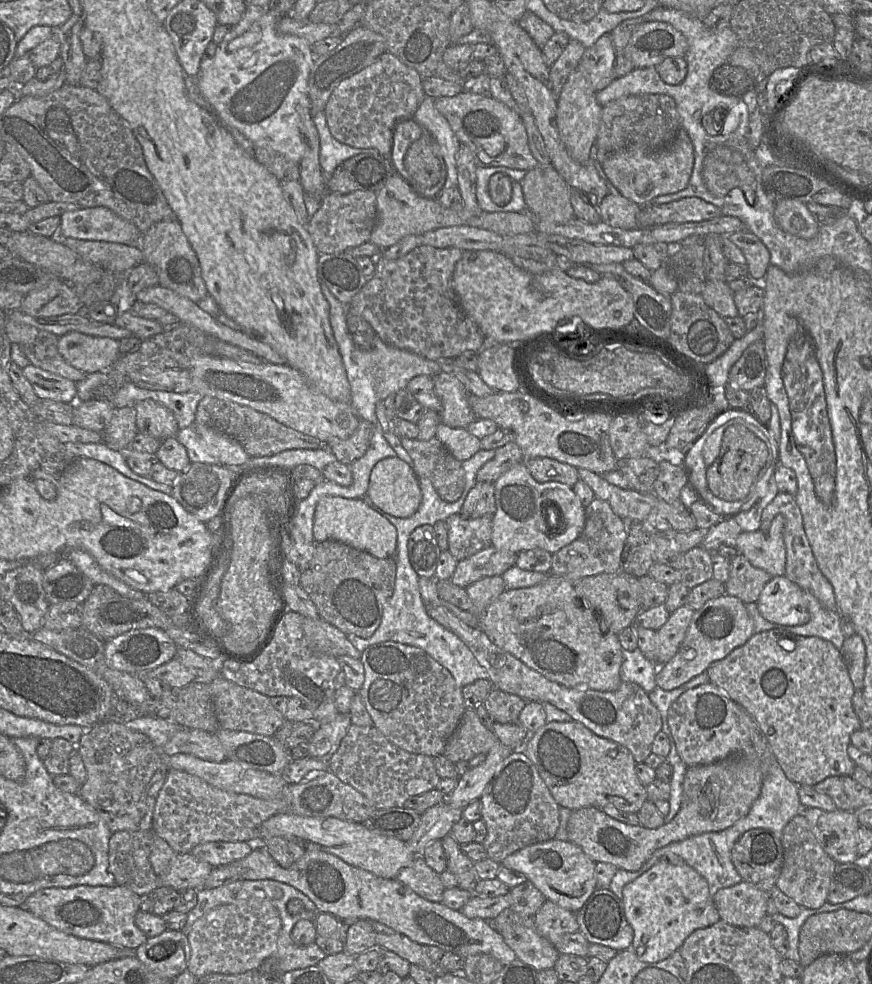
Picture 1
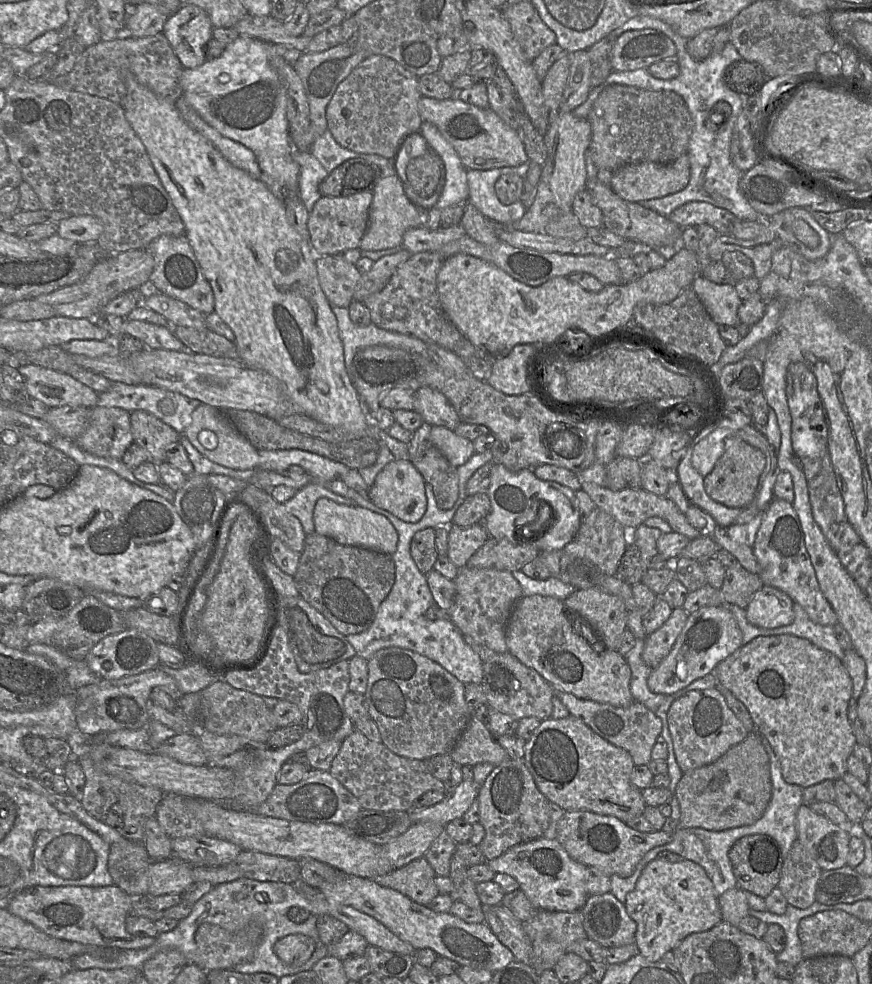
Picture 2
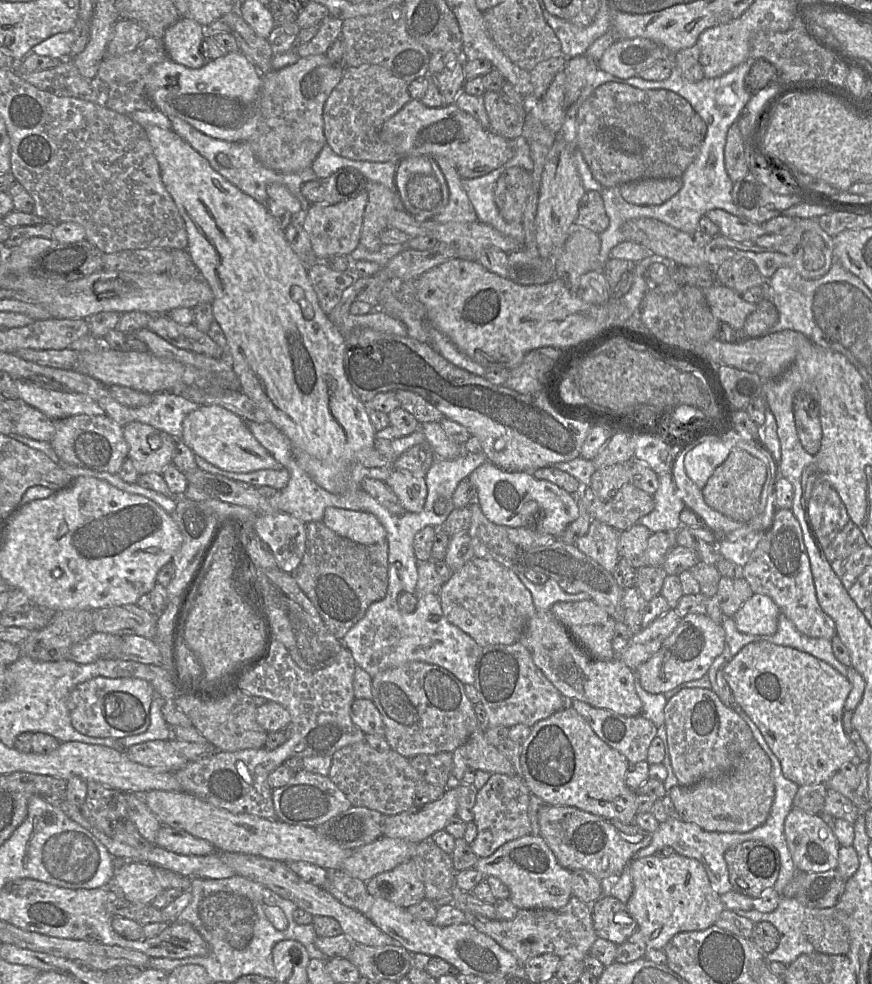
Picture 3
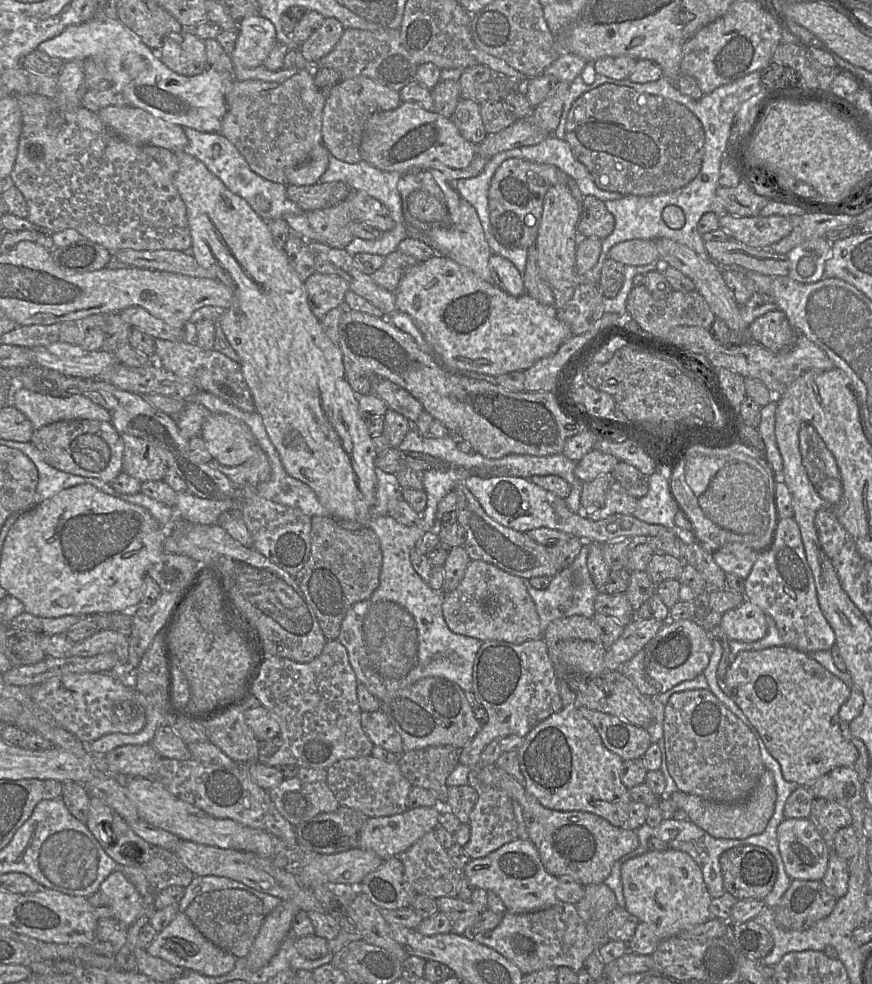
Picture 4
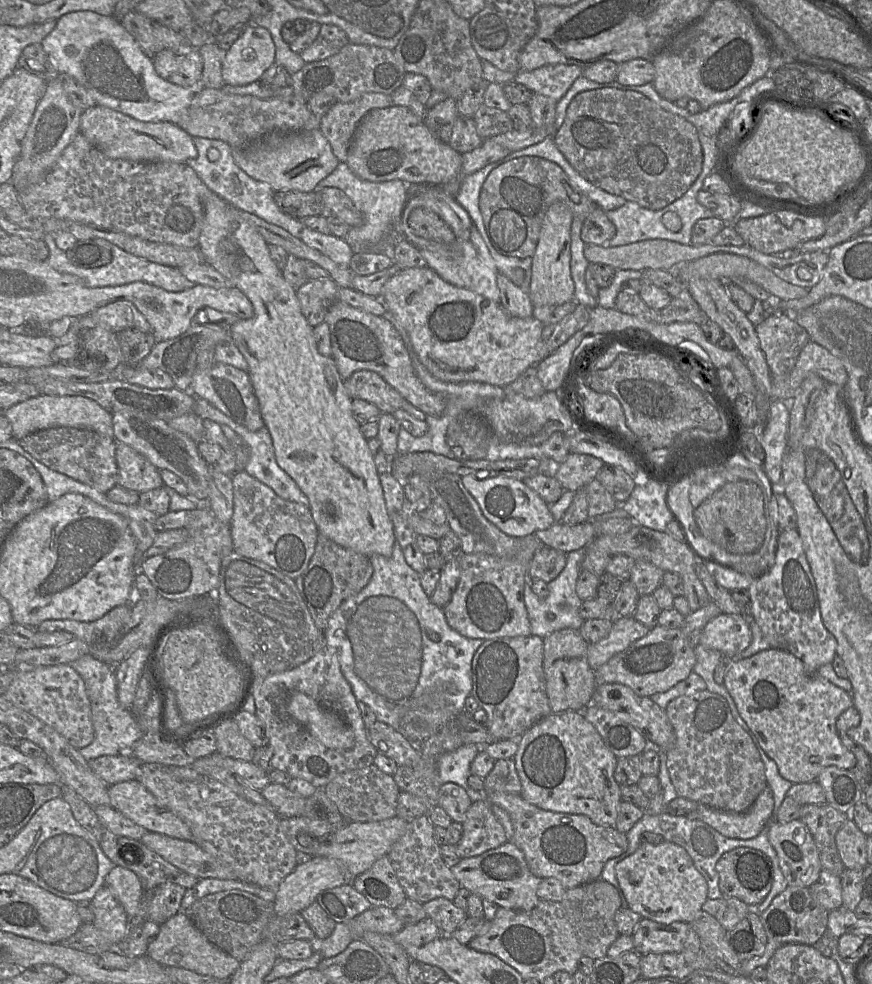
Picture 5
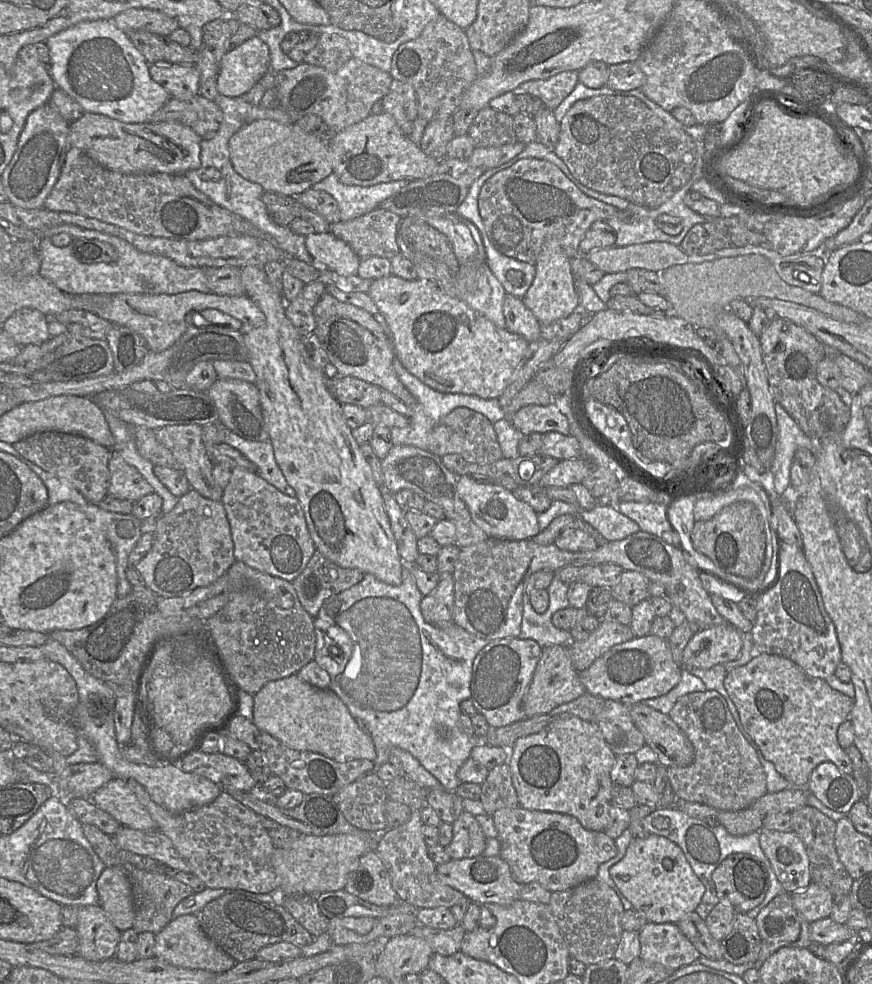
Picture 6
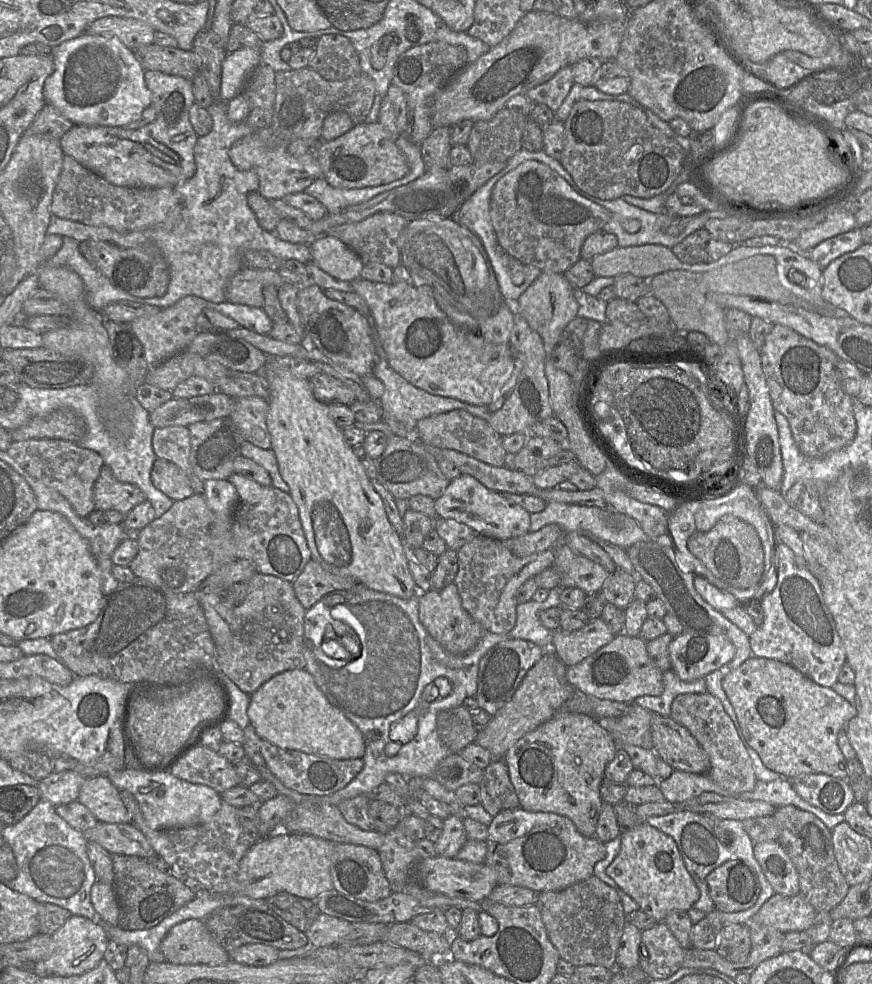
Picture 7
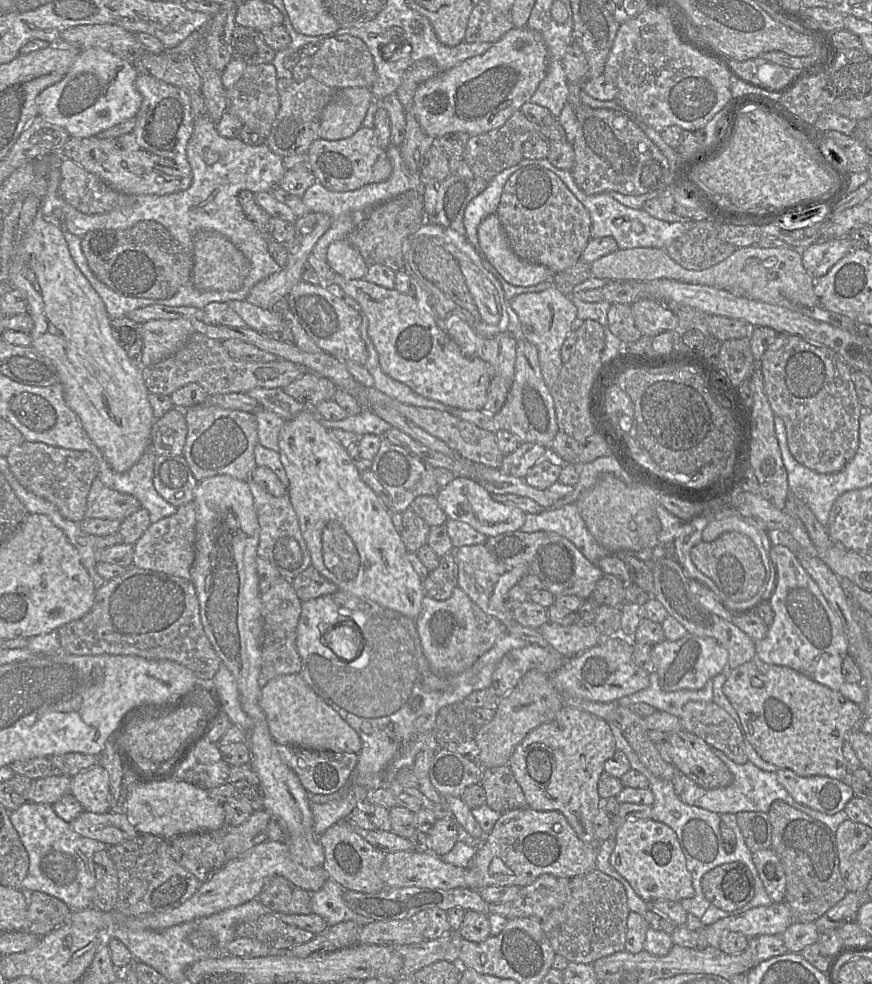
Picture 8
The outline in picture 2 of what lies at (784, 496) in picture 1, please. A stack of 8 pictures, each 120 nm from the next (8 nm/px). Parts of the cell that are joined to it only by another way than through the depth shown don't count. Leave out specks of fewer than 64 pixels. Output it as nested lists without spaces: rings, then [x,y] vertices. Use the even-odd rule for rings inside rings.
[[[777,499],[767,506],[753,545],[753,553],[760,566],[759,577],[766,586],[785,592],[794,603],[801,605],[809,619],[816,624],[834,626],[838,618],[824,597],[805,546],[799,517],[791,502]]]

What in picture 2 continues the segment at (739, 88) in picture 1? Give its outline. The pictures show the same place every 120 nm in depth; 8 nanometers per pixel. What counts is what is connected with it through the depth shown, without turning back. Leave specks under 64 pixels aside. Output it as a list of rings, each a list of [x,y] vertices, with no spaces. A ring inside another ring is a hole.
[[[744,59],[730,64],[723,75],[723,81],[729,89],[748,96],[760,93],[771,79],[766,76],[760,64]]]

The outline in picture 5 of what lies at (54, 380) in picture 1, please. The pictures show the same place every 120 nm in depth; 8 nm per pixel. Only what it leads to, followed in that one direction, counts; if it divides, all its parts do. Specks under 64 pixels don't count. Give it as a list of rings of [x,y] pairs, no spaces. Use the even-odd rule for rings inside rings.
[[[40,394],[19,402],[4,411],[12,426],[13,439],[20,440],[33,432],[54,427],[87,428],[114,438],[112,414],[95,401],[83,396]]]

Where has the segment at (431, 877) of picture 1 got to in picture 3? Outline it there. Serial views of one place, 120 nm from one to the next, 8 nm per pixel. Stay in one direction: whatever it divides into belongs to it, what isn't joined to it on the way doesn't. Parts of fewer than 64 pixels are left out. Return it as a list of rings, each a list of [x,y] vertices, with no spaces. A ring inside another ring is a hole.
[[[412,859],[374,876],[365,886],[368,894],[405,909],[425,899],[425,885],[418,879]]]

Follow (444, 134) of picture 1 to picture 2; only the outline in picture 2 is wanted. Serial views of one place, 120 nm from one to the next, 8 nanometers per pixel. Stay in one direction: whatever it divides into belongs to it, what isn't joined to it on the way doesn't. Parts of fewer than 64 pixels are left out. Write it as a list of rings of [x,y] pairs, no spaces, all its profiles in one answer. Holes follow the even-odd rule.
[[[422,121],[419,133],[429,145],[429,150],[434,150],[441,157],[445,166],[446,182],[435,206],[446,208],[469,201],[467,169],[462,164],[454,147],[430,122]]]

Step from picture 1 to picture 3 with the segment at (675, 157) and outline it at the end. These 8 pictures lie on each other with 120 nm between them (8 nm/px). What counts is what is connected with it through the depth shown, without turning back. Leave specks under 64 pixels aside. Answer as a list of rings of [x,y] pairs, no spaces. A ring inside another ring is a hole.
[[[682,177],[644,179],[620,186],[623,199],[634,205],[660,205],[673,197],[682,187]]]

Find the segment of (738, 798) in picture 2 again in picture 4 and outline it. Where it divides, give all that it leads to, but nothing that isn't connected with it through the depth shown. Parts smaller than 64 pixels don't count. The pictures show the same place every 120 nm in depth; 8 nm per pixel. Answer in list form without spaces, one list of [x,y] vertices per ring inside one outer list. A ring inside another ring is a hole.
[[[766,769],[748,798],[740,803],[716,803],[680,790],[672,793],[669,798],[678,809],[686,812],[689,820],[711,836],[725,839],[744,839],[761,834],[766,829],[775,811],[776,782],[773,773]]]

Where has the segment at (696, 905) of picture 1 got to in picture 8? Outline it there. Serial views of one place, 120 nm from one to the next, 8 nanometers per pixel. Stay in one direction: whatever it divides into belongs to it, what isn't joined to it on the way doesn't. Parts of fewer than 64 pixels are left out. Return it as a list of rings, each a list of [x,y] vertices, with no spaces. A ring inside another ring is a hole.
[[[652,819],[629,820],[616,828],[614,839],[610,865],[643,900],[648,903],[658,900],[680,902],[694,896],[684,853],[675,832],[669,826]]]

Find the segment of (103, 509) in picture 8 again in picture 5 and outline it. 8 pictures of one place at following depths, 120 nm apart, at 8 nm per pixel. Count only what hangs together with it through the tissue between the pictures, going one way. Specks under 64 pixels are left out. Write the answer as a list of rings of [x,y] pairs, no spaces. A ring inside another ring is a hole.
[[[117,442],[115,457],[119,486],[138,493],[164,486],[160,470],[127,444]]]

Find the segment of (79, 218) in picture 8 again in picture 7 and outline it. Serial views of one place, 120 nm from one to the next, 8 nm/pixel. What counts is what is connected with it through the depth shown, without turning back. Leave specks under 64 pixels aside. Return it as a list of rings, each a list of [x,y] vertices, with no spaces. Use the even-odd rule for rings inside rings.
[[[215,100],[207,110],[213,126],[207,135],[198,137],[194,146],[196,173],[174,186],[184,208],[182,219],[173,229],[151,227],[120,233],[109,227],[90,226],[51,214],[46,234],[62,236],[63,244],[47,264],[75,271],[84,283],[86,302],[98,313],[102,313],[107,305],[117,301],[132,301],[159,308],[170,307],[189,295],[213,303],[227,301],[227,284],[236,273],[246,268],[243,266],[243,255],[248,250],[267,250],[276,257],[295,259],[306,265],[312,261],[308,244],[287,242],[278,238],[274,232],[264,230],[248,205],[247,194],[258,191],[258,175],[255,170],[237,169],[230,160],[229,150],[235,141],[250,135],[254,130],[246,121],[233,123],[229,120],[226,101]],[[84,240],[109,242],[122,248],[134,248],[143,244],[155,245],[169,268],[170,280],[166,293],[161,297],[141,298],[116,287],[80,253],[79,242]]]

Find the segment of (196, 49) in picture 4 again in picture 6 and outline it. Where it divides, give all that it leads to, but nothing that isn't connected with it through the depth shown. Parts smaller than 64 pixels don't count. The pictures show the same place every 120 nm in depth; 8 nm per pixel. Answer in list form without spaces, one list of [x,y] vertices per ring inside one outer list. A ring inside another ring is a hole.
[[[158,63],[149,66],[149,74],[168,92],[170,99],[190,100],[199,94],[200,74],[196,65]]]

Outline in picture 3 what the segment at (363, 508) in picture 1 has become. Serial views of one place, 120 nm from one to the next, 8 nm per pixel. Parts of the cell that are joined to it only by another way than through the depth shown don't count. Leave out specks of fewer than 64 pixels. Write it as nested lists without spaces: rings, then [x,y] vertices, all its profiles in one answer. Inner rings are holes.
[[[328,507],[322,522],[337,535],[359,544],[372,545],[386,540],[386,531],[371,513]]]

